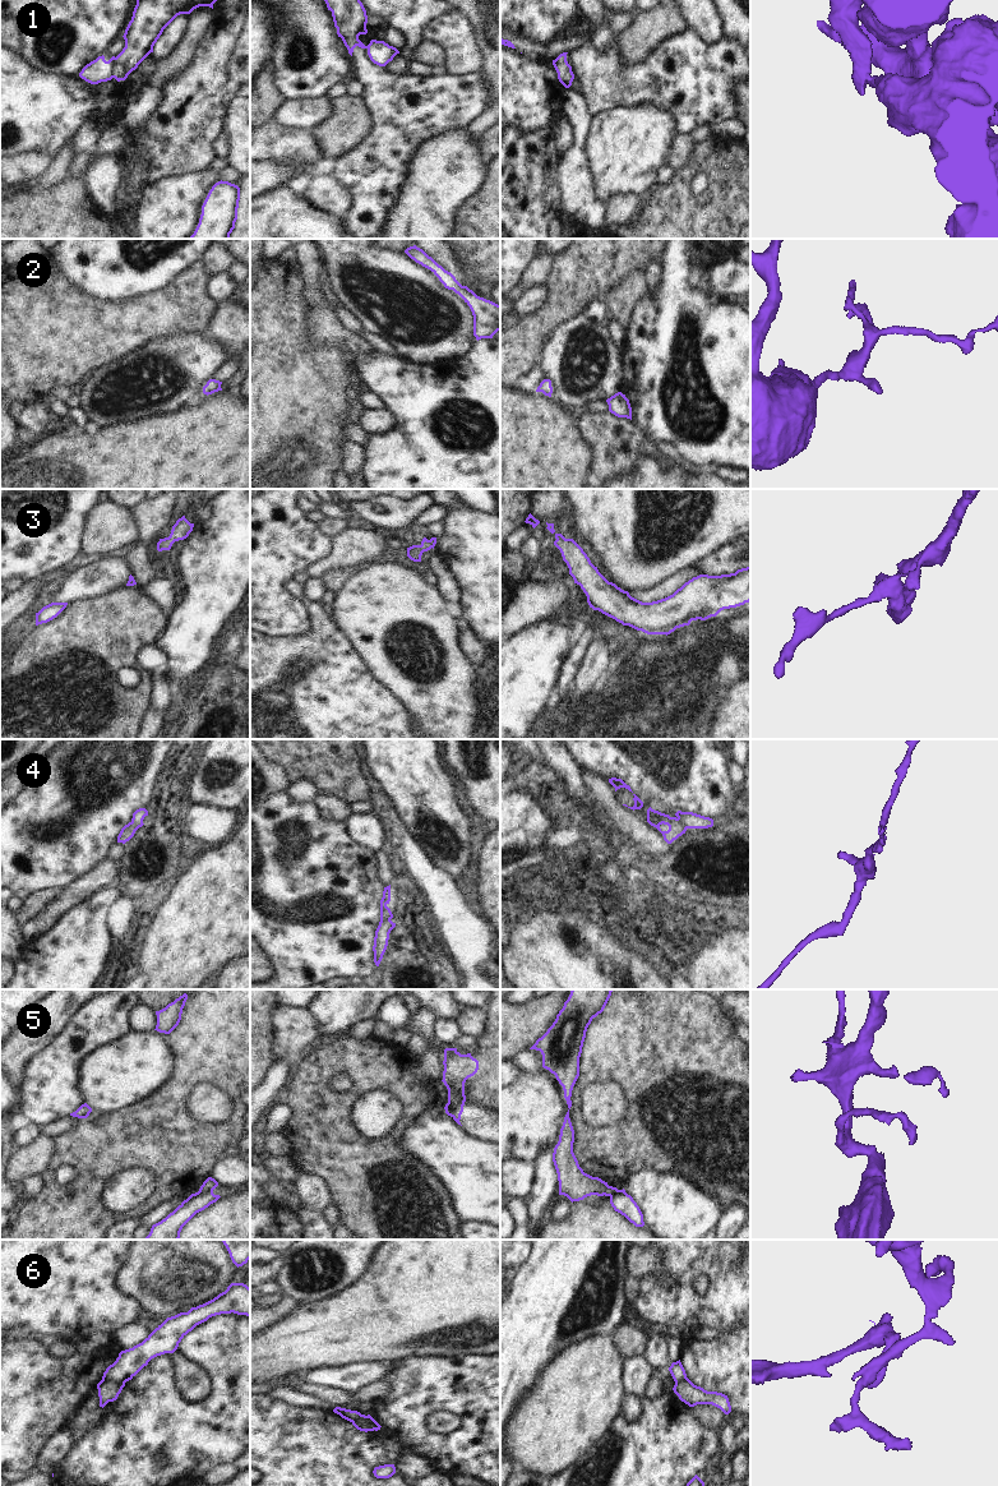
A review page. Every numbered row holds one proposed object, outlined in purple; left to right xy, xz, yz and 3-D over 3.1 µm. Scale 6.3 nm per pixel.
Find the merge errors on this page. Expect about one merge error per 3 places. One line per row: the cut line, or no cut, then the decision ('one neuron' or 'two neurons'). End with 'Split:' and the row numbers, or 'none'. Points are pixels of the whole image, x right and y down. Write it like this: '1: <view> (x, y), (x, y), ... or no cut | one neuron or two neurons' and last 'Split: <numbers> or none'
1: xy (116, 58), (112, 77) | two neurons
2: no cut | one neuron
3: no cut | one neuron
4: xy (132, 821), (142, 825) | two neurons
5: xz (448, 1102), (453, 1104), (463, 1103) | two neurons
6: xy (124, 1381), (104, 1380), (97, 1387) | two neurons
Split: 1, 4, 5, 6

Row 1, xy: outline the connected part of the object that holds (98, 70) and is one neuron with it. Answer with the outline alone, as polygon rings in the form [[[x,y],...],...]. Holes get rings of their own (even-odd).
[[[102,55],[87,64],[79,73],[79,77],[91,84],[107,82],[115,77],[116,65],[117,59],[115,56],[106,61],[105,56]]]

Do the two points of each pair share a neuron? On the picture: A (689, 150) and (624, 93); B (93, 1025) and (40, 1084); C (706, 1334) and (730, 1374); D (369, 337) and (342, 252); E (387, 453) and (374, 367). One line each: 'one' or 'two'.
A: two
B: one
C: two
D: two
E: one

